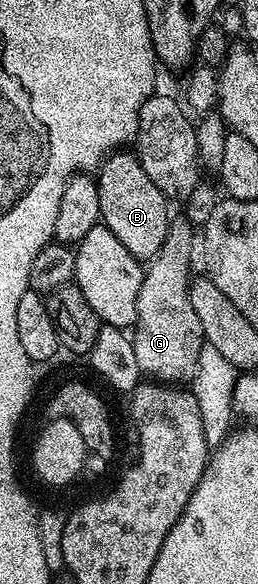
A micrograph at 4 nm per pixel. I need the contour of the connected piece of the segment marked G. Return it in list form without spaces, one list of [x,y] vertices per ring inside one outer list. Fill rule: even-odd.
[[[178,220],[170,223],[163,246],[144,271],[131,336],[142,375],[168,384],[181,384],[192,379],[199,354],[205,346],[202,327],[192,309],[189,294],[189,282],[193,274],[190,268],[194,231],[187,220]]]

